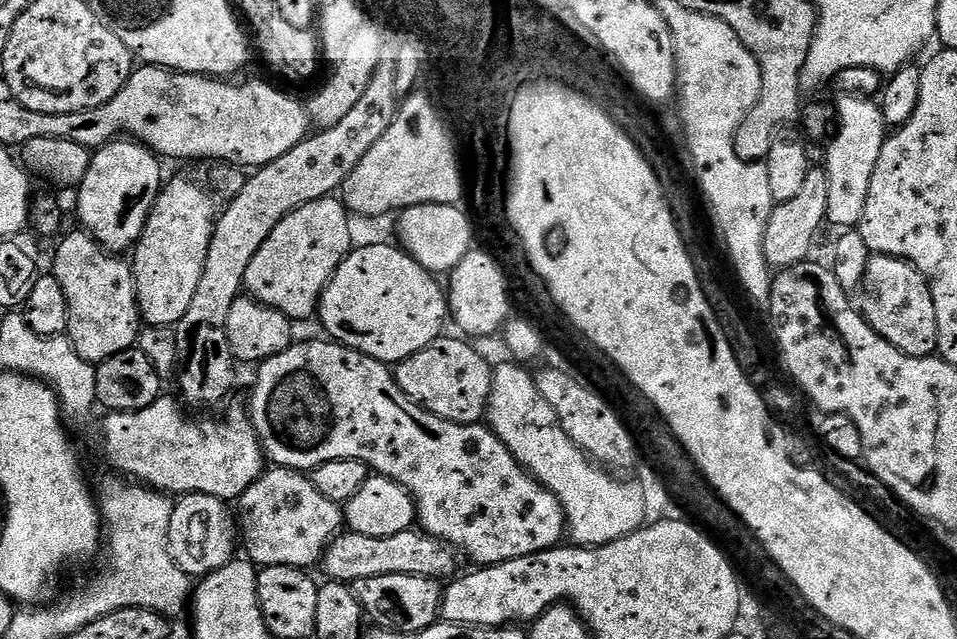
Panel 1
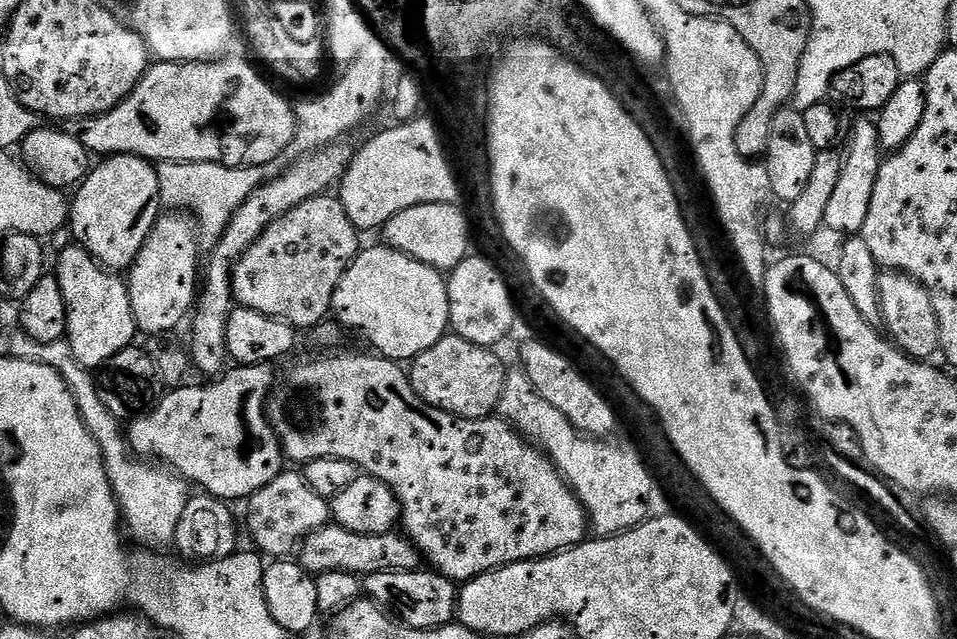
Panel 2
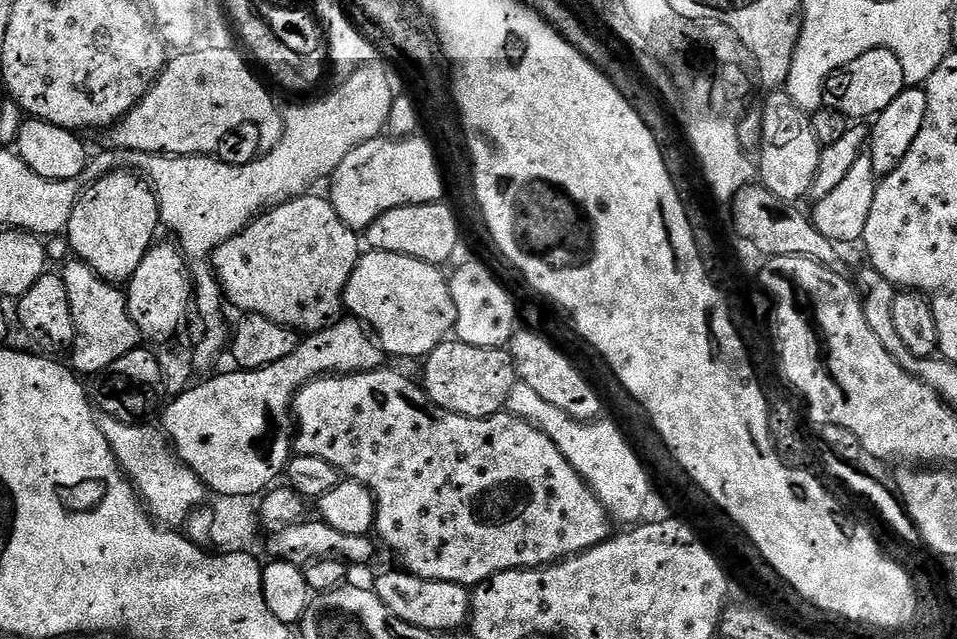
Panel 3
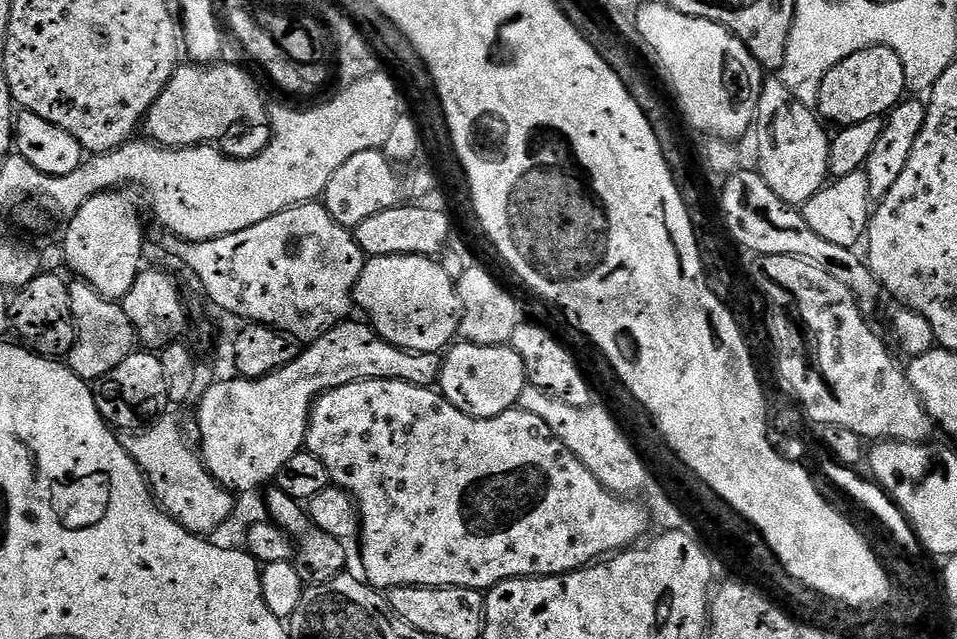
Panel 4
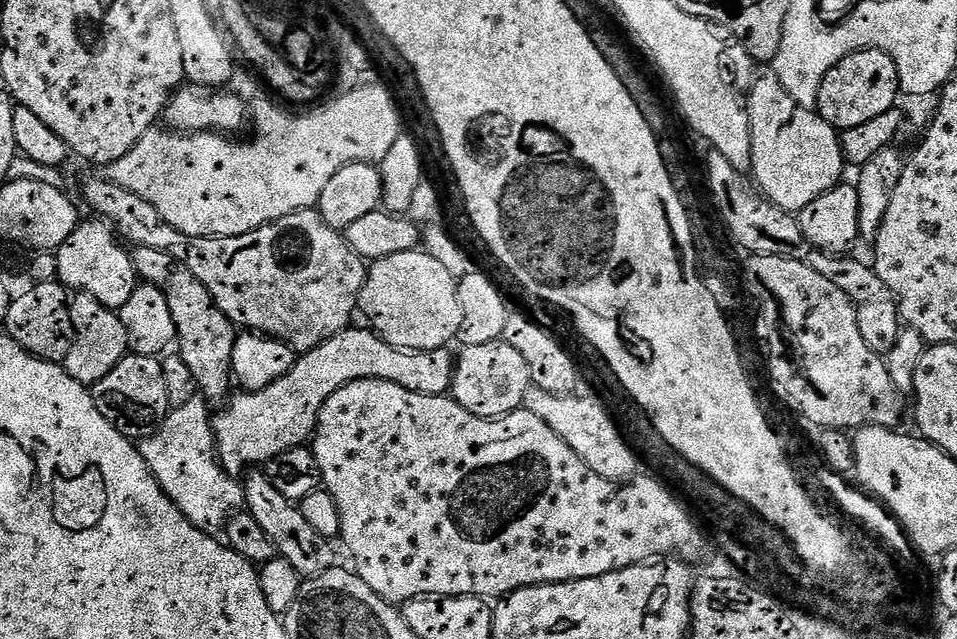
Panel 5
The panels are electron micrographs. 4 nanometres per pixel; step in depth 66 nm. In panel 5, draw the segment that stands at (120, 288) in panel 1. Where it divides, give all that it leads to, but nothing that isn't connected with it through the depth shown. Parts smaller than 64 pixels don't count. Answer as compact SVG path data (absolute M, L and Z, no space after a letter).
M78 292L72 296L72 305L70 306L70 322L74 322L74 342L68 357L62 361L63 367L68 369L69 376L77 380L79 384L91 386L96 384L122 358L129 355L128 335L126 326L122 326L119 311L102 306L98 298L90 298L90 294Z

